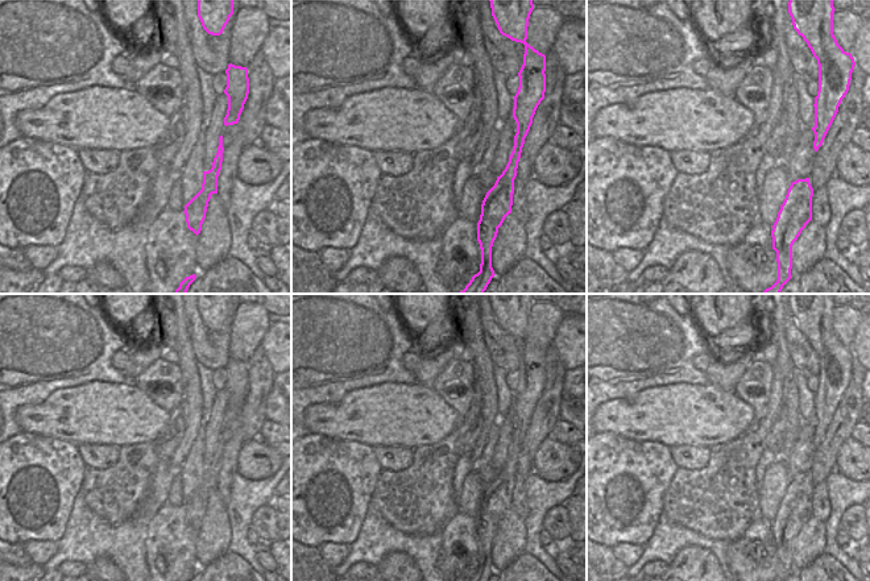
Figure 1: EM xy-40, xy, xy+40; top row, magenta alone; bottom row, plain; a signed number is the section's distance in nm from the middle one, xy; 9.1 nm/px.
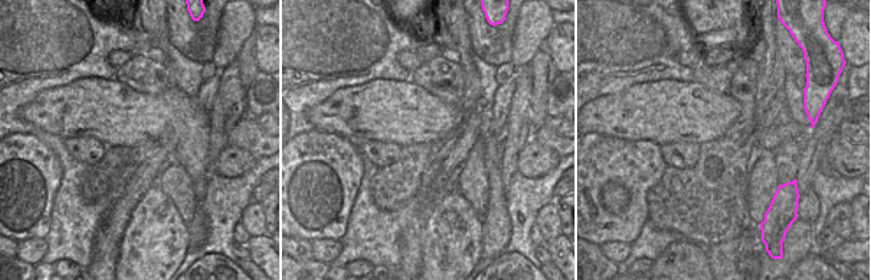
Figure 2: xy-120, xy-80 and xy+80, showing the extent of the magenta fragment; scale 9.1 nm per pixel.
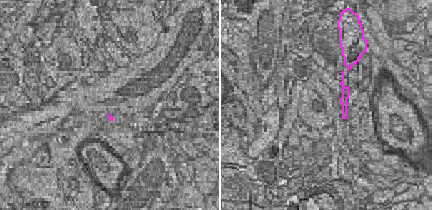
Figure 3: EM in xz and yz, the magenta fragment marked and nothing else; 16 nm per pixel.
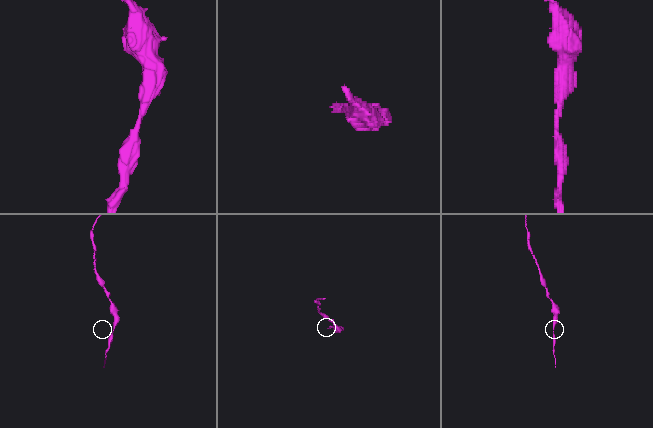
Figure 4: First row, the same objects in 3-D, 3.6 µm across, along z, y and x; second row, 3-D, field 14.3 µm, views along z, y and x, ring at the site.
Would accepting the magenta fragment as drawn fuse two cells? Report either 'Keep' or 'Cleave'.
Keep.

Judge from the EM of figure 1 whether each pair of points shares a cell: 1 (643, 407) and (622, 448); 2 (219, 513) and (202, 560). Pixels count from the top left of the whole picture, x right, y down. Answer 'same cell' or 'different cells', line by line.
1: different cells
2: same cell

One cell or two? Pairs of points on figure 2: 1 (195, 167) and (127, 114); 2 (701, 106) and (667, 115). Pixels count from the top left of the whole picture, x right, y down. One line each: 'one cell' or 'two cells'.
1: one cell
2: one cell

